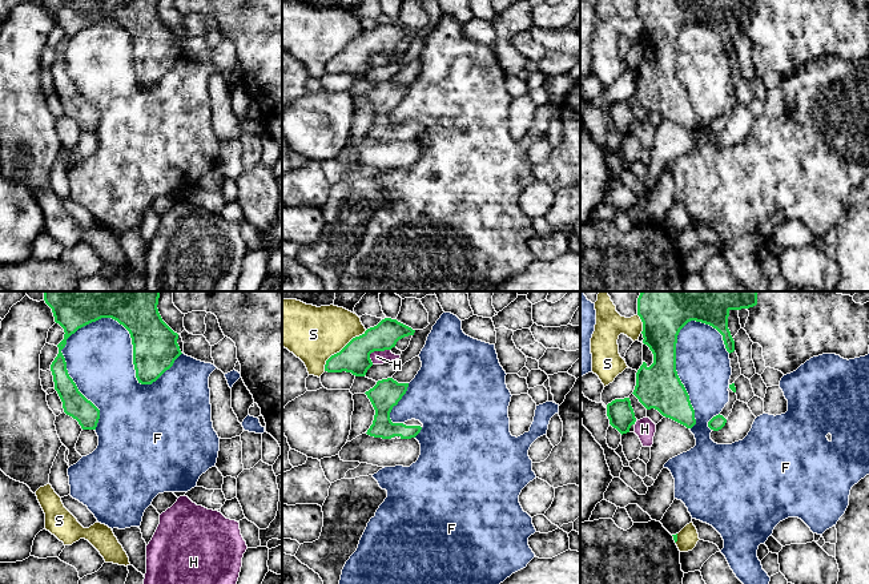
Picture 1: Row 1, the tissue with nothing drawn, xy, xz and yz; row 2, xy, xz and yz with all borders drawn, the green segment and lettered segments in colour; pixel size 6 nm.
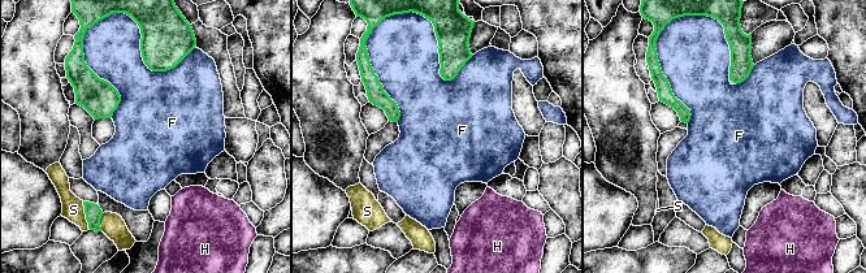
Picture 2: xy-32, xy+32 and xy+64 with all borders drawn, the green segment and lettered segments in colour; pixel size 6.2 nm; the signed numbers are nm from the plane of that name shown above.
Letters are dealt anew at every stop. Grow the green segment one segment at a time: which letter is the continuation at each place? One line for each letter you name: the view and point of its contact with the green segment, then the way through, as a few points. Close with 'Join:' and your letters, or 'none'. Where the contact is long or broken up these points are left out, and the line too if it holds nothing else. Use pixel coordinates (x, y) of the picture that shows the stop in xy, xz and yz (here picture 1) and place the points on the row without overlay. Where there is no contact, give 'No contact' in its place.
Join: none

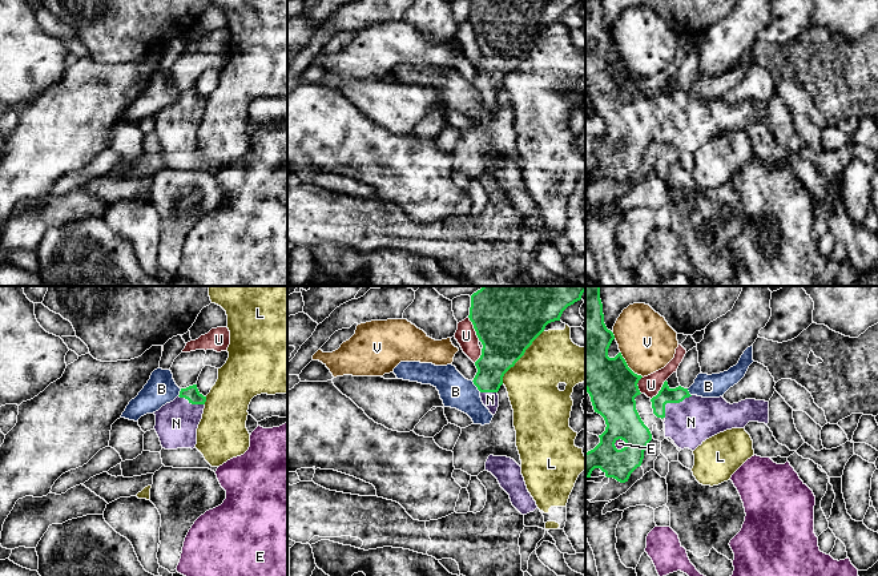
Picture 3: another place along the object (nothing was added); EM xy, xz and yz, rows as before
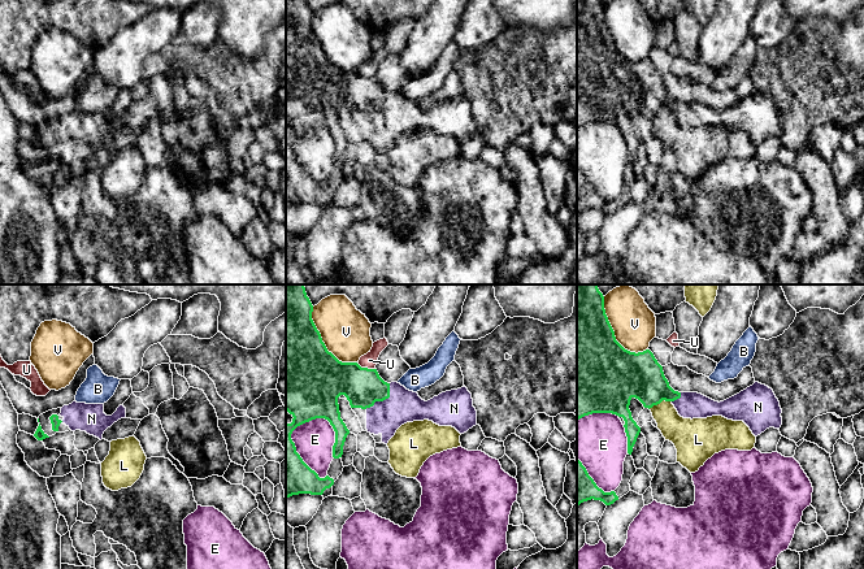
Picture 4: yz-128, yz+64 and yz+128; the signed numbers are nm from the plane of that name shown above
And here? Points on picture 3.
N: Touches green at yz (672, 104). Path across: yz (665, 97), (672, 104), (691, 124)
Join: N

